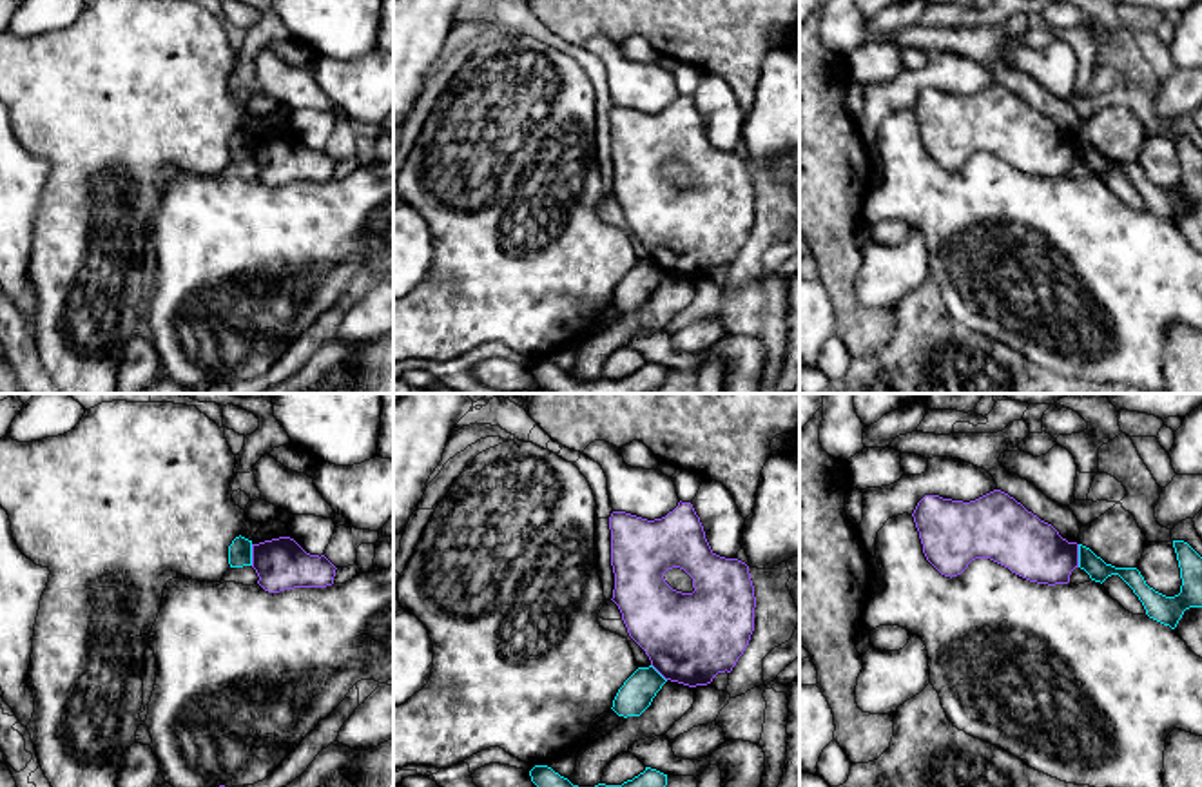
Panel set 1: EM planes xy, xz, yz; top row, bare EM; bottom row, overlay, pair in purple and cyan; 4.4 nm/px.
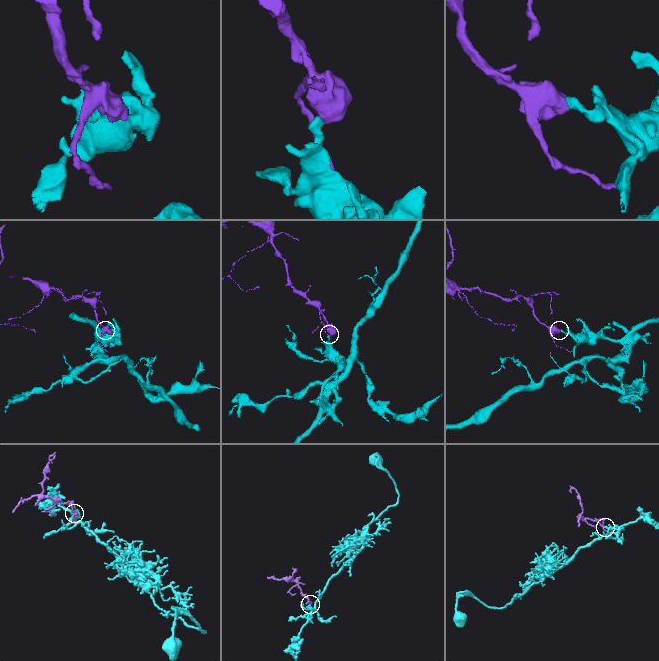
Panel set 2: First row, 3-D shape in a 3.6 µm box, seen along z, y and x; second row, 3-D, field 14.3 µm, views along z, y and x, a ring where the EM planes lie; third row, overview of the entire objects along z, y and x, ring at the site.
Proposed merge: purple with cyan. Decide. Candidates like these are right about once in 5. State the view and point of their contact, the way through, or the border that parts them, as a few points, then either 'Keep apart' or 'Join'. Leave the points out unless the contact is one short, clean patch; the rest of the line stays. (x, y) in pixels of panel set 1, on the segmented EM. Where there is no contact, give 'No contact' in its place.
Touches purple at yz (1077, 555). Boundary: yz (1077, 544), (1079, 566). Keep apart

